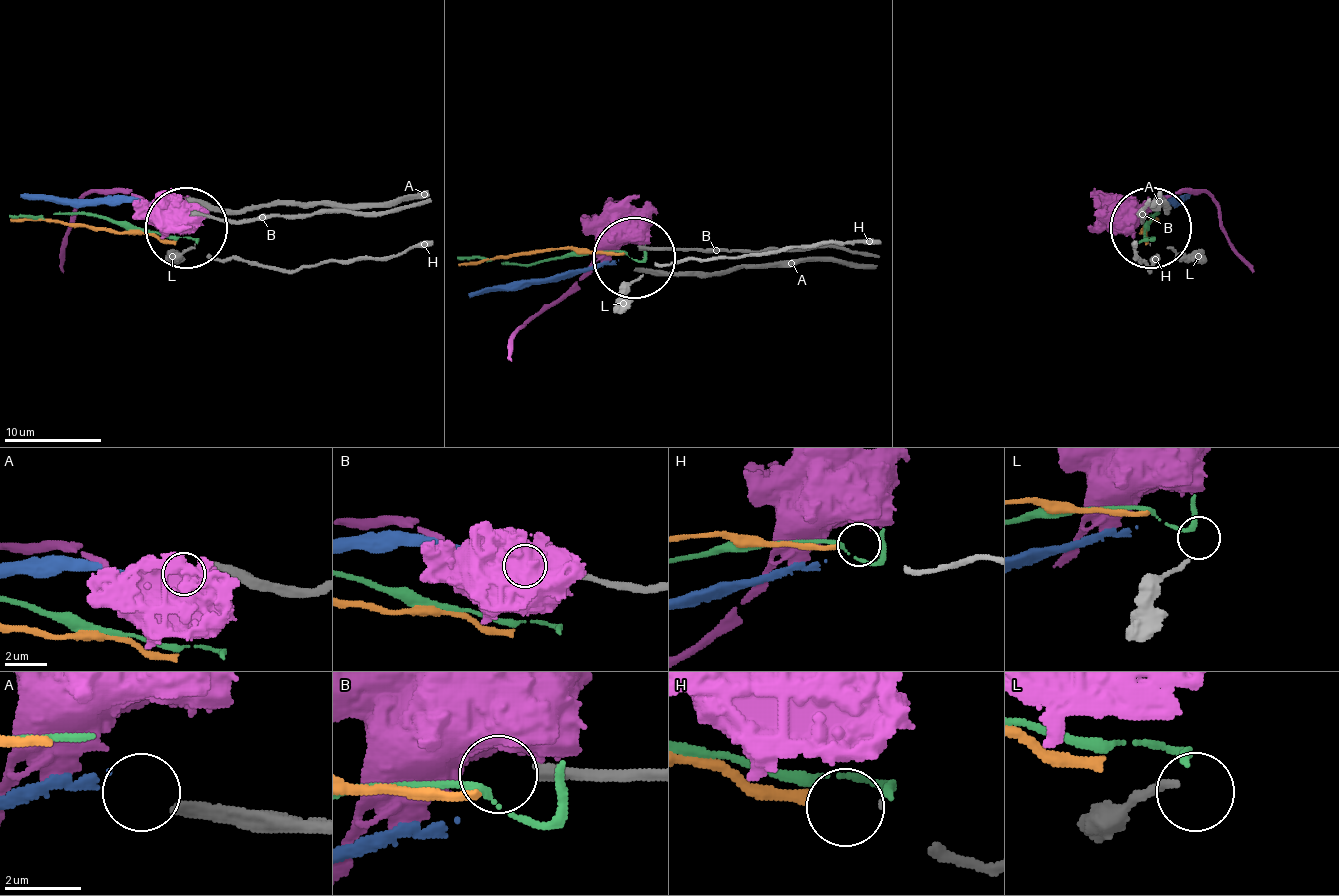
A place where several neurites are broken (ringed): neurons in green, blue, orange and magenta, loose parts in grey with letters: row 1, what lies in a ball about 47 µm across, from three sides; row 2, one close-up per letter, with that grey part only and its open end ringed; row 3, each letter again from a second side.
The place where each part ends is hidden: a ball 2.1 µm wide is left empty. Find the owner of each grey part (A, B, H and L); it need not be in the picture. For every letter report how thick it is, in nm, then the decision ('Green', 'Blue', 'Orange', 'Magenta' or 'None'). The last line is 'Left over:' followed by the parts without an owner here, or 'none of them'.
A: Thickness 320 nm. None
B: Thickness 360 nm. None
H: Thickness 50 nm. Orange
L: Thickness 200 nm. None
Left over: A, B, L

